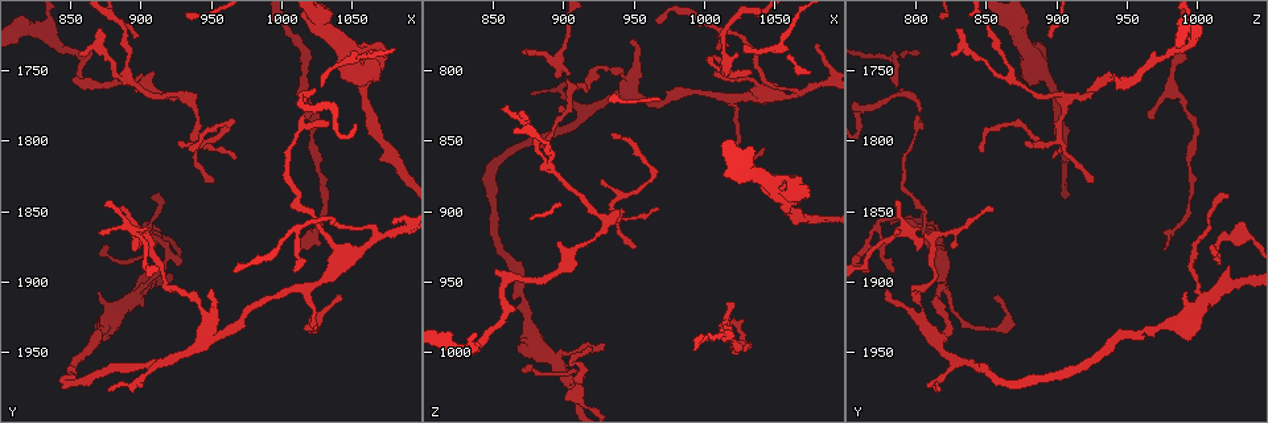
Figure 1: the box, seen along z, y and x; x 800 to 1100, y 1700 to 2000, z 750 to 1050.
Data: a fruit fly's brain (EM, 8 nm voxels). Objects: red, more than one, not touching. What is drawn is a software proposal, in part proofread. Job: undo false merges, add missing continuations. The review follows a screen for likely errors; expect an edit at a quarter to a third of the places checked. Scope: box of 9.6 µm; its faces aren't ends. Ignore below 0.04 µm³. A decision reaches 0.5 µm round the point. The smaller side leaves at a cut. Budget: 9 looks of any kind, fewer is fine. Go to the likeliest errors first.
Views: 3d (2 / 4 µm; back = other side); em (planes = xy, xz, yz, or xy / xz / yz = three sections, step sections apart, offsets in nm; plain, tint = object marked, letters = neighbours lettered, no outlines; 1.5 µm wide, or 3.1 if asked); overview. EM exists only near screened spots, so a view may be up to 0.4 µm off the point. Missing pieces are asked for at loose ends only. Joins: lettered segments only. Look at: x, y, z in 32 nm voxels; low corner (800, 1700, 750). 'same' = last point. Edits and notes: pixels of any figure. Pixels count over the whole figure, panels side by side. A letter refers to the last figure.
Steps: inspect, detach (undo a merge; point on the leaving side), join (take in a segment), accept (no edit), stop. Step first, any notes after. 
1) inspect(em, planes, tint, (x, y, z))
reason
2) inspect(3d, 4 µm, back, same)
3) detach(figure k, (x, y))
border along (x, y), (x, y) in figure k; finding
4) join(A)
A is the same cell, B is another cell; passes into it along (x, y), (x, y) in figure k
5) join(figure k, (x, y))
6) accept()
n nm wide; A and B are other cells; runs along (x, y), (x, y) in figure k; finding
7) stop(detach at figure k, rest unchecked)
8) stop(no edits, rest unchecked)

inspect(em, planes, letters, (926, 1802, 876))
thin end

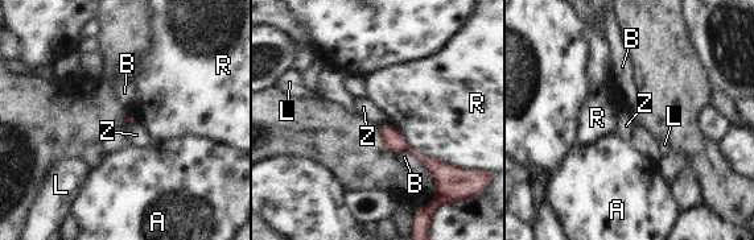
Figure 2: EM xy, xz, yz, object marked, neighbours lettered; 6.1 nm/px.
accept()
A, B, L, R and Z are other cells; runs along (382, 128), (396, 143), (439, 168) in figure 2; none of them fits

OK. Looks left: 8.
inspect(3d, 2 µm, (1014, 1776, 802))
abrupt turn

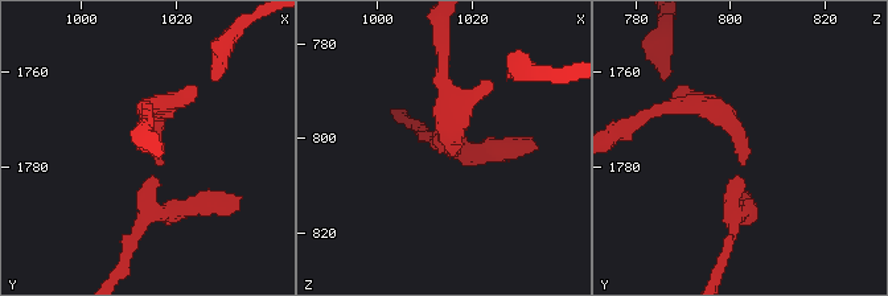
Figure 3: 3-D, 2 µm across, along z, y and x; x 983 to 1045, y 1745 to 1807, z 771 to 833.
inspect(em, planes, tint, (1016, 1778, 802))
need the tissue

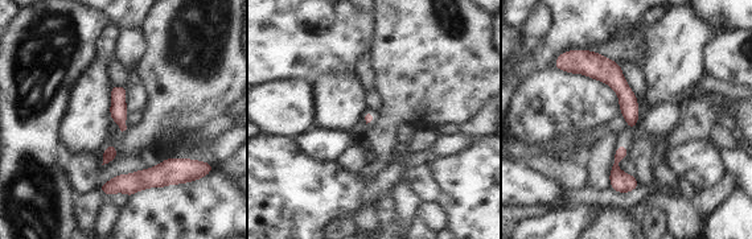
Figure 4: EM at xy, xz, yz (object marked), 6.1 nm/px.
inspect(em, planes, letters, same)
what lies round it

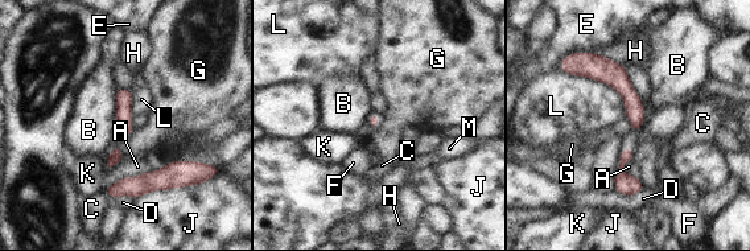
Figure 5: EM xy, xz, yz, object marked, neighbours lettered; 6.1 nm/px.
accept()
50 nm wide; L touches over 480 nm; A, B, C, D, E, F, G, H, J, K, L and M are other cells; one neuron here

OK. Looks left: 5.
inspect(em, planes, letters, (1042, 1910, 854))
thin end

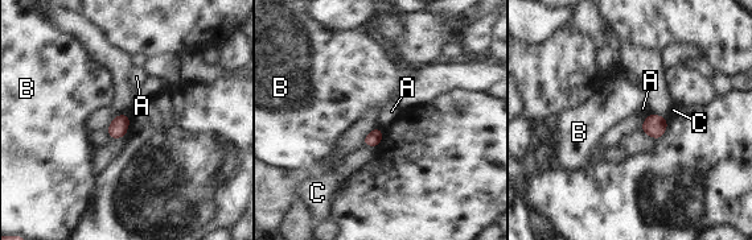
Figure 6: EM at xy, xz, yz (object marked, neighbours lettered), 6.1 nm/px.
accept()
A, B and C are other cells; border along (377, 125), (382, 132) in figure 6; none of them fits

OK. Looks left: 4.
inspect(em, planes, tint, (1016, 1748, 982))
thin neck

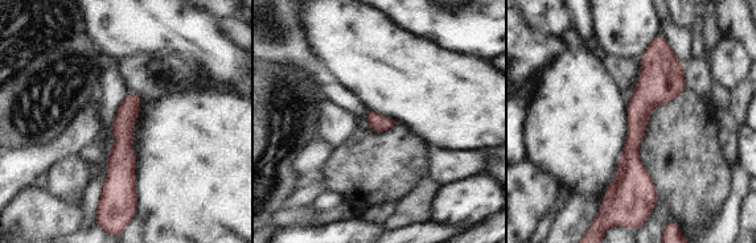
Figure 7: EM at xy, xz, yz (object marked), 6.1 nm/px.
inspect(em, planes, letters, same)

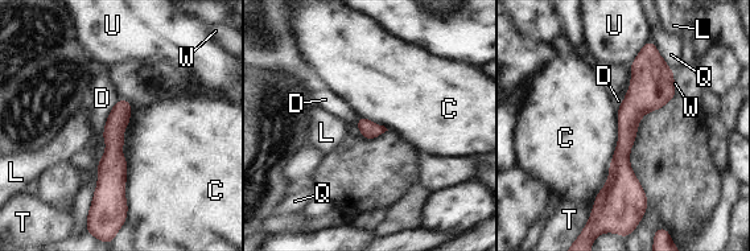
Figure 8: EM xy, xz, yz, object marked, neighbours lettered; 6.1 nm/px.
accept()
110 nm wide; C, D, L, Q, T, U and W are other cells; runs along (647, 50), (617, 205) in figure 8; one neuron here

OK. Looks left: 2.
stop(no edits, rest unchecked)

